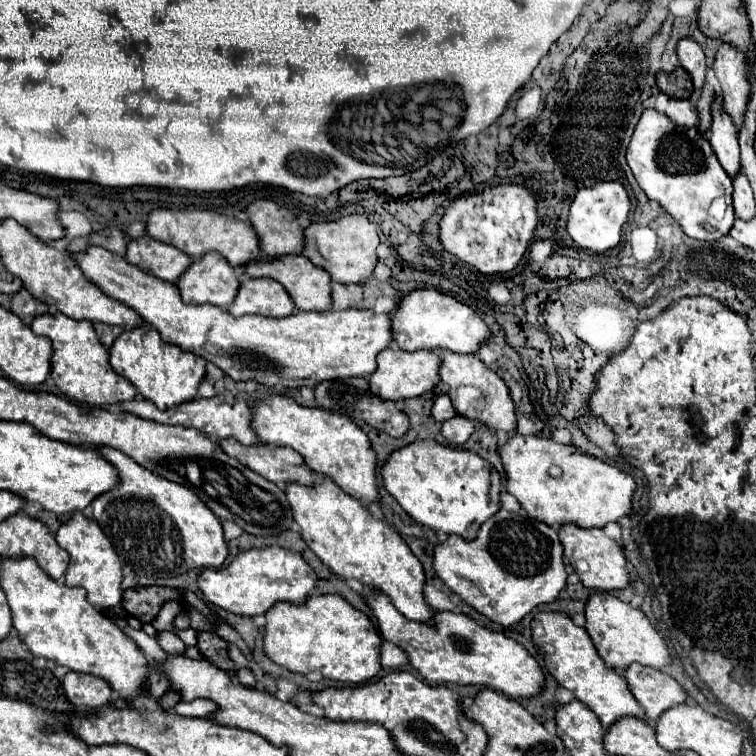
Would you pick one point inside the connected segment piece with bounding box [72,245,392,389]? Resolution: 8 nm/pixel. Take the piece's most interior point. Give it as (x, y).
(297, 350)

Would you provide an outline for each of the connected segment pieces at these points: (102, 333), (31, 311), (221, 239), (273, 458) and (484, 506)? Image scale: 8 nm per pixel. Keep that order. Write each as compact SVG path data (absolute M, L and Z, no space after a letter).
M94 323L94 331L96 331L100 343L110 347L112 341L122 333L122 327L112 327L112 325L106 325L106 323Z
M22 289L18 291L16 295L12 295L12 301L10 301L10 311L14 315L18 315L24 323L30 323L30 319L34 319L34 315L42 315L48 311L48 305L40 303L40 301L34 301L34 297Z
M154 209L146 221L146 235L156 241L174 245L176 249L184 251L192 259L208 251L218 251L232 267L240 267L250 259L260 255L258 237L250 223L236 221L234 217L224 217L212 211L170 211L170 209Z
M220 439L220 447L224 453L236 457L244 467L256 471L276 485L284 483L302 483L314 485L314 473L306 467L300 453L290 447L274 447L268 443L242 445L236 439Z
M414 441L402 449L396 449L382 465L380 475L382 475L386 491L400 503L400 507L416 523L422 523L434 531L442 531L448 535L456 533L468 541L474 539L480 525L500 509L498 507L498 497L500 497L498 471L480 455L472 451L464 451L464 449L452 449L438 441Z

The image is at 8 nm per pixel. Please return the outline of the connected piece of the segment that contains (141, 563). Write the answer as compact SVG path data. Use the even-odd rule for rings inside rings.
M112 447L96 449L118 471L118 485L90 505L120 561L144 577L176 577L196 567L220 567L228 555L218 517L184 485L172 483ZM126 539L126 543L122 543ZM204 543L204 551L202 551Z

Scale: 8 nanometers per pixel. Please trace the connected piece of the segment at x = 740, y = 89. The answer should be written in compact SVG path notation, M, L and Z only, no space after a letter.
M724 43L716 53L712 69L720 81L724 109L728 109L728 115L740 127L744 105L748 103L748 81L744 81L744 53L738 53L732 49L732 45Z

